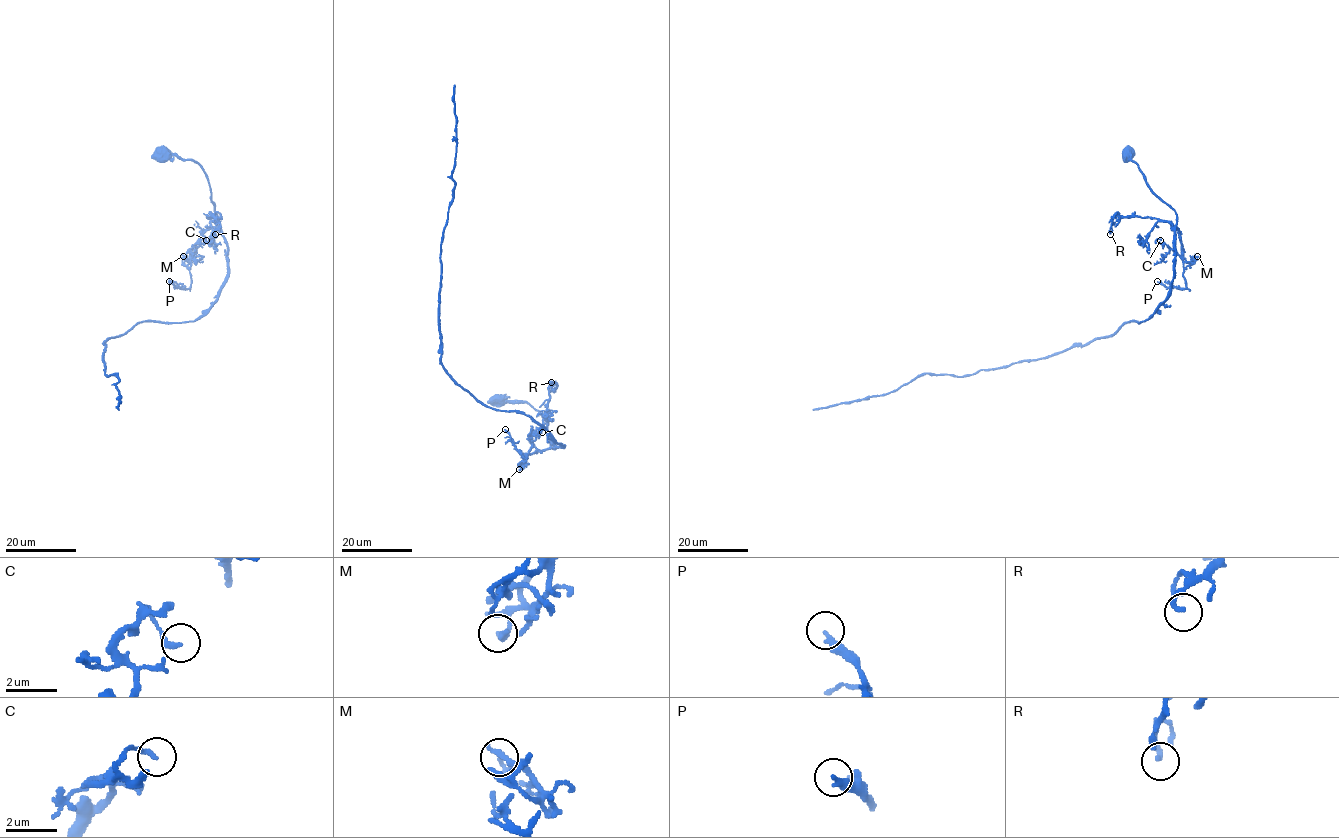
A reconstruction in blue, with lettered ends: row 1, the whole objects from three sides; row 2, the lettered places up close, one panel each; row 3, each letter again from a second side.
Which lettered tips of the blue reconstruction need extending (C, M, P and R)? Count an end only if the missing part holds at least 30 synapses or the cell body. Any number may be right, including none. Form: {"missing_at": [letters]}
{"missing_at": []}

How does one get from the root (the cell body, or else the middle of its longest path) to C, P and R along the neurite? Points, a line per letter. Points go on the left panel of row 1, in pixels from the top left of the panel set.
C: (162, 152), (193, 160), (207, 178), (219, 224), (203, 234), (191, 257), (197, 243), (206, 240)
P: (162, 152), (193, 160), (201, 168), (219, 221), (191, 250), (191, 286), (180, 288), (169, 281)
R: (162, 152), (193, 160), (205, 173), (219, 227), (207, 217), (214, 216), (221, 226), (215, 234)

